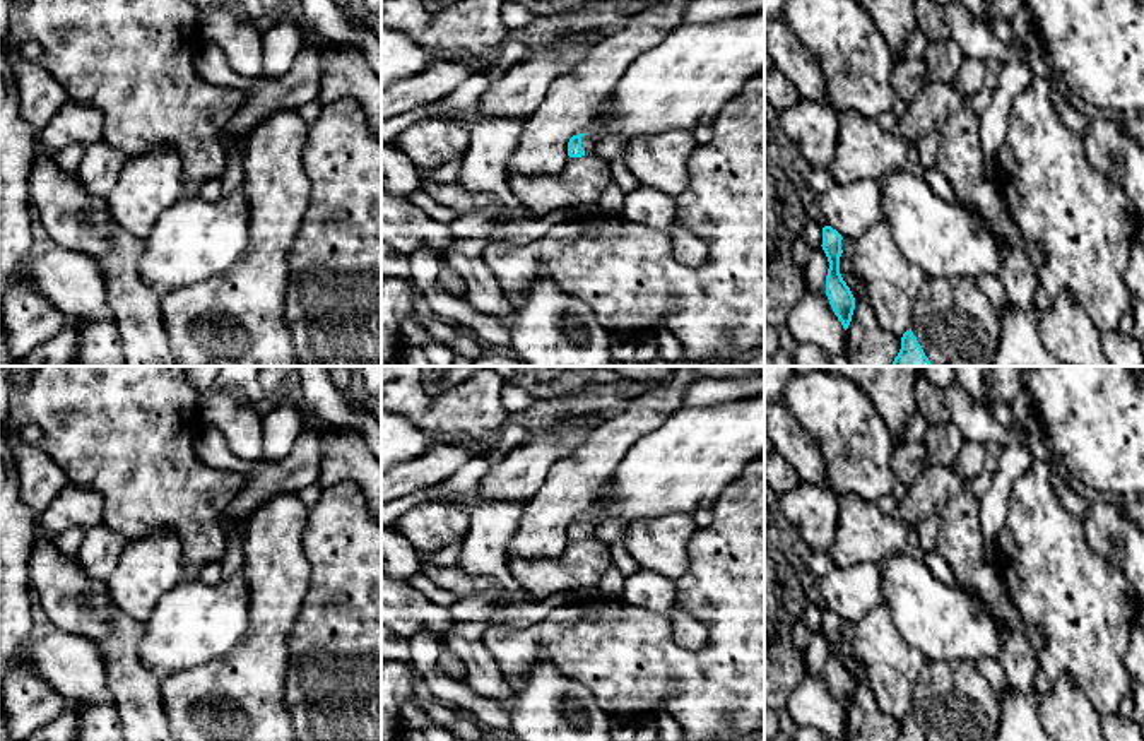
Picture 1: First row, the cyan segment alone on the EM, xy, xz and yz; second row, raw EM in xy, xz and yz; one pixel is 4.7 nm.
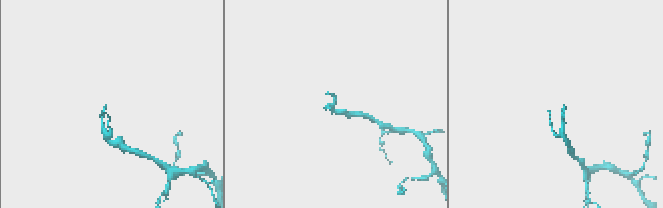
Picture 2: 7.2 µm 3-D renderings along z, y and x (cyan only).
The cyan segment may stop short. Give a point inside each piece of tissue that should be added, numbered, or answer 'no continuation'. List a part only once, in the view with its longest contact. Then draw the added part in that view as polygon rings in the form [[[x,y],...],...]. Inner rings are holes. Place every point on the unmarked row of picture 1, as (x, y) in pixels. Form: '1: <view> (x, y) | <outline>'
1: xz (589, 526) | [[[585,517],[581,520],[581,531],[585,534],[585,539],[592,539],[593,532],[597,529],[597,520],[590,519],[590,517]]]

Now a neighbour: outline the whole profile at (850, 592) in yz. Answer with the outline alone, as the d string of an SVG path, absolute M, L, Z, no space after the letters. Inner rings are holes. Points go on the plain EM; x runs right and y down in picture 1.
M874 563L834 566L828 575L817 578L817 587L828 609L846 625L858 623L869 611L884 602L881 566Z

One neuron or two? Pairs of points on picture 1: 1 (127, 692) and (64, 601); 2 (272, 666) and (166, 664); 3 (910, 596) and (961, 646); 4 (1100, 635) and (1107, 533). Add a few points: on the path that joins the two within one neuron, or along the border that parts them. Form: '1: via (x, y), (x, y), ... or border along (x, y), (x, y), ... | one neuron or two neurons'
1: via (123, 668), (120, 652), (88, 620) | one neuron
2: border along (235, 644), (224, 654), (206, 663), (163, 676) | two neurons
3: via (922, 606), (949, 634) | one neuron
4: border along (1083, 524), (1086, 543), (1126, 577) | two neurons

